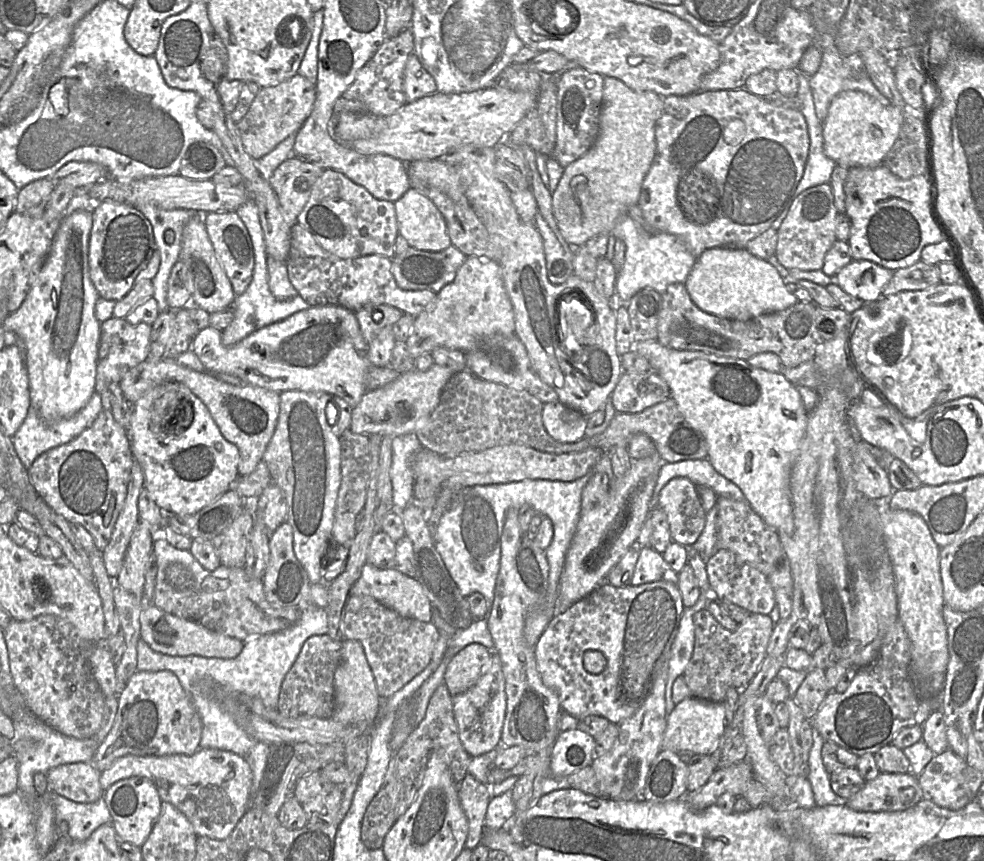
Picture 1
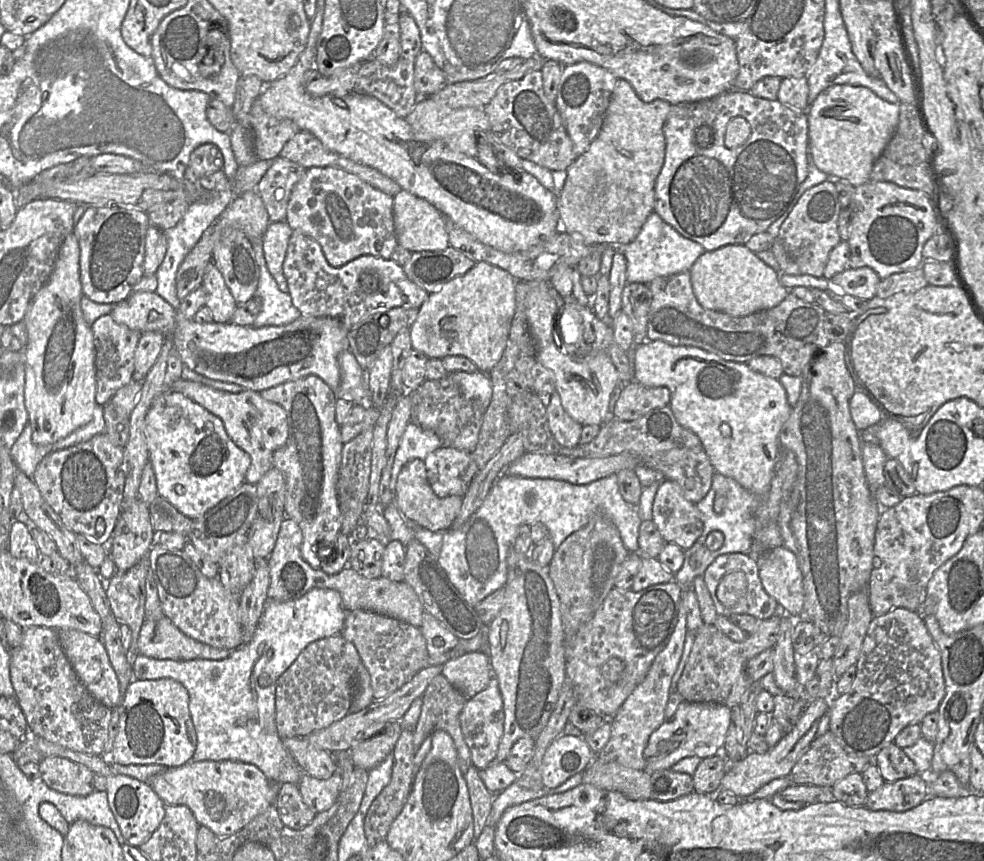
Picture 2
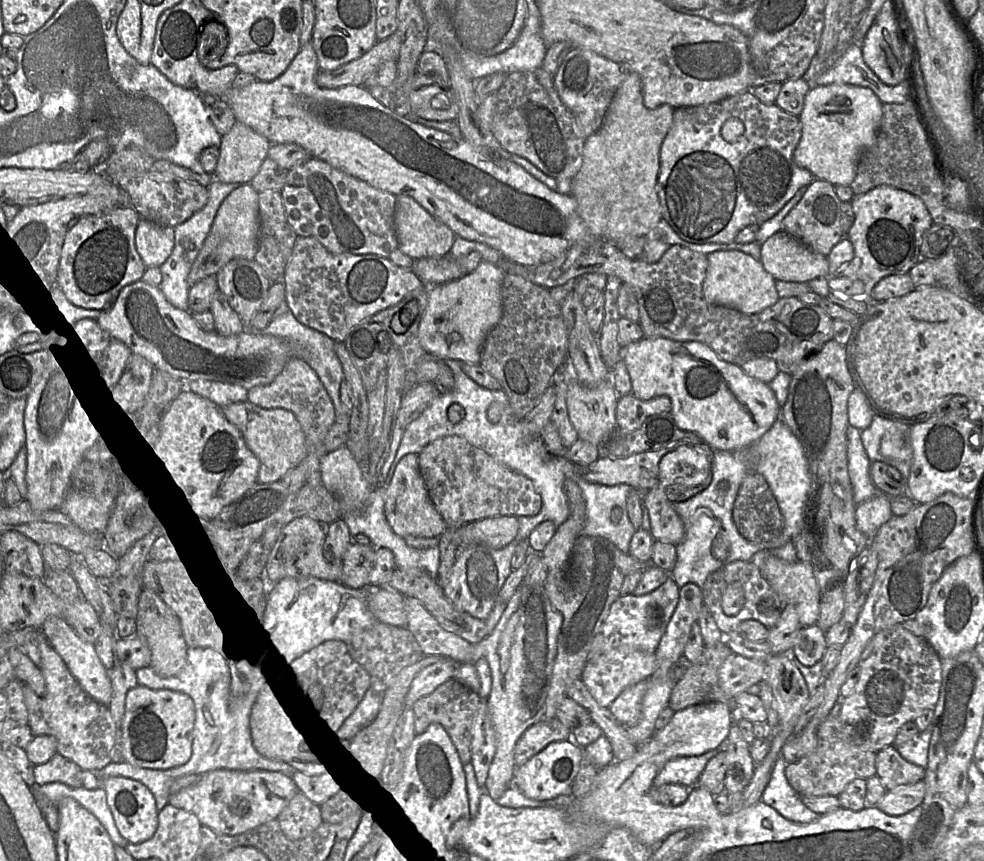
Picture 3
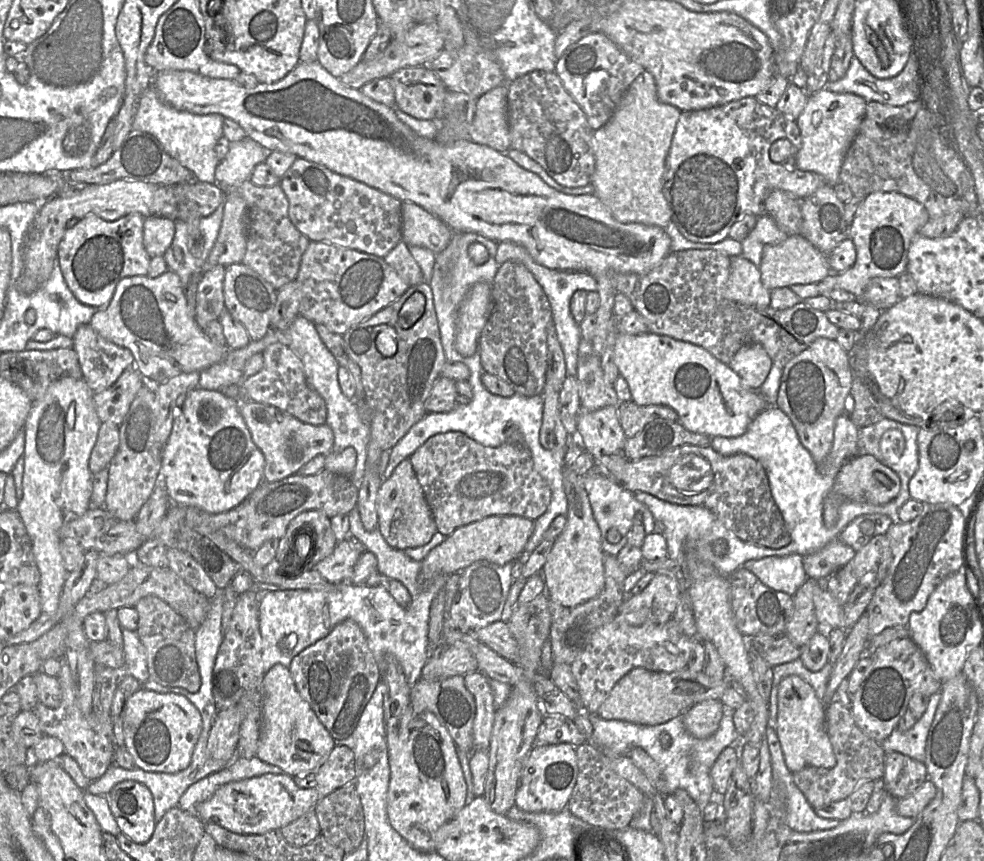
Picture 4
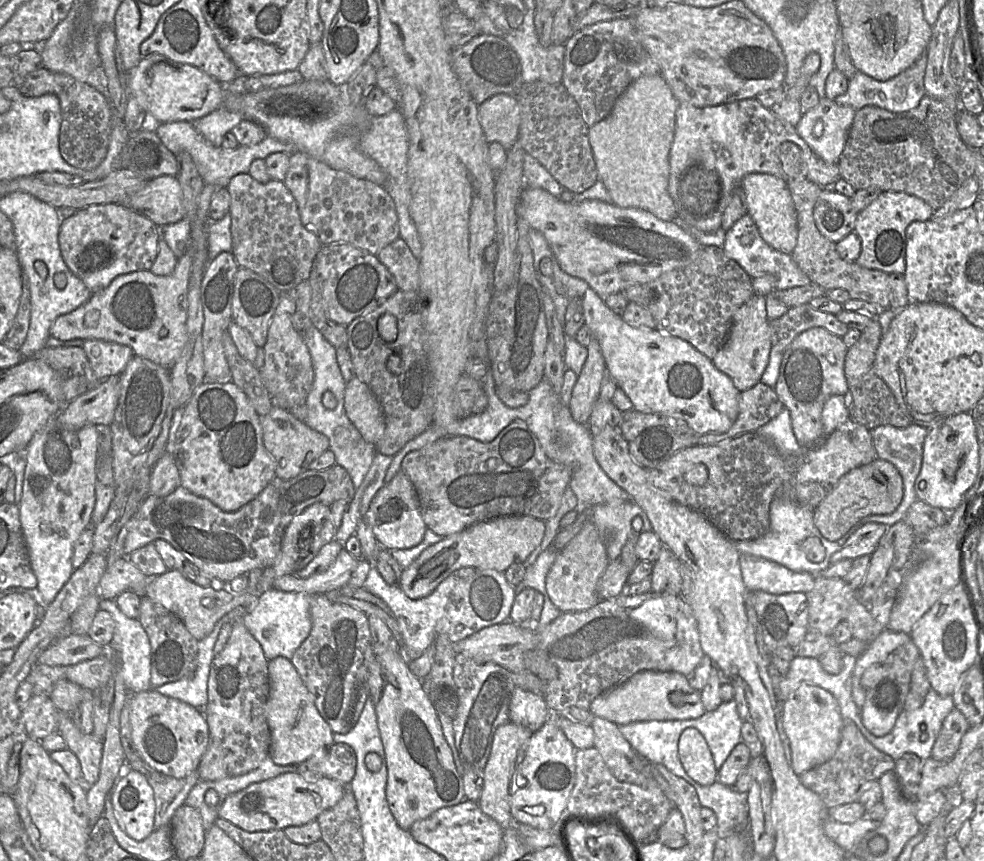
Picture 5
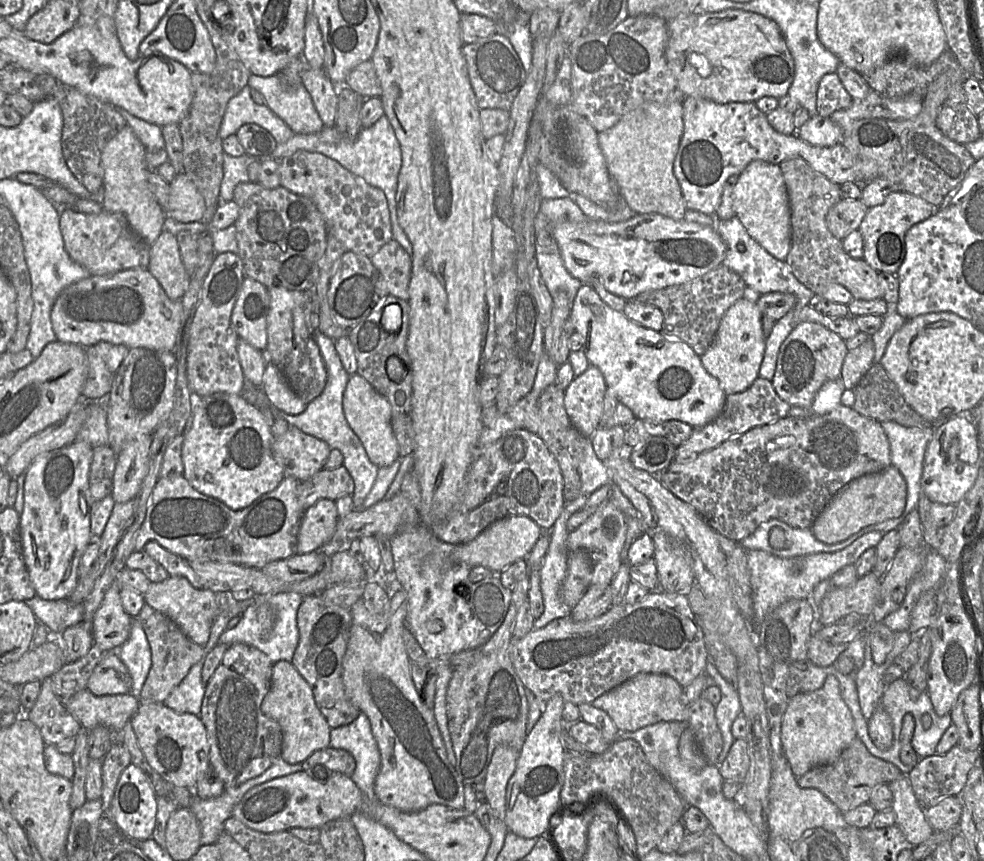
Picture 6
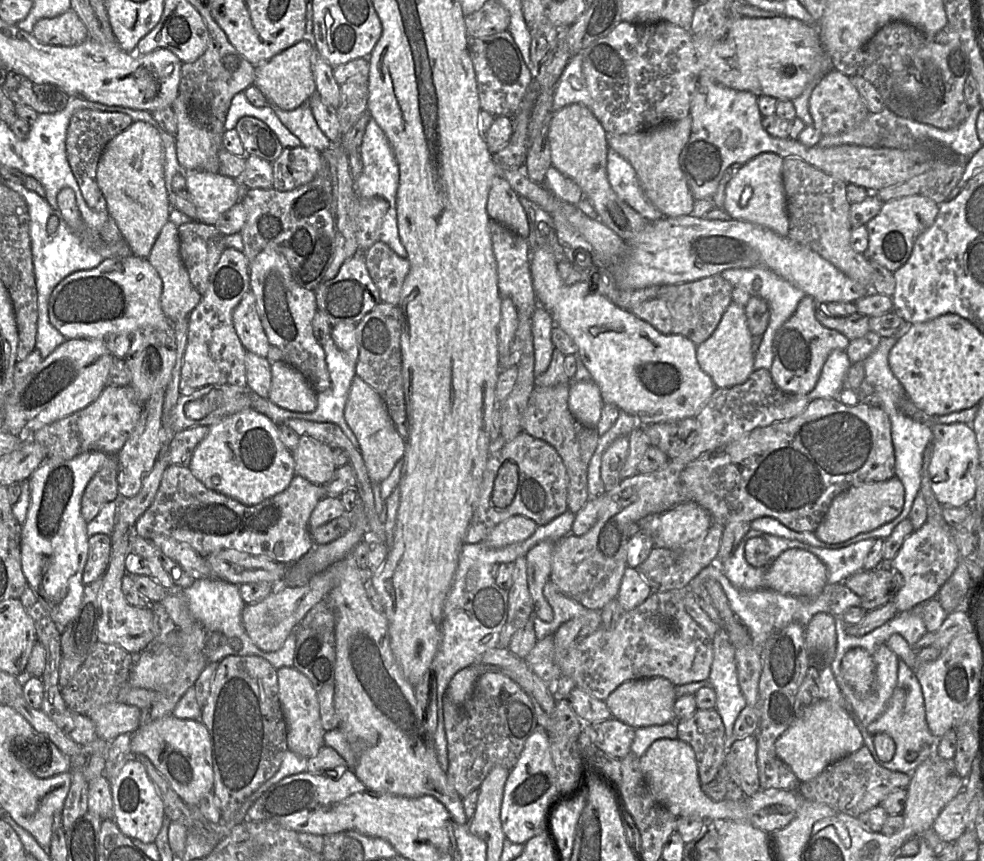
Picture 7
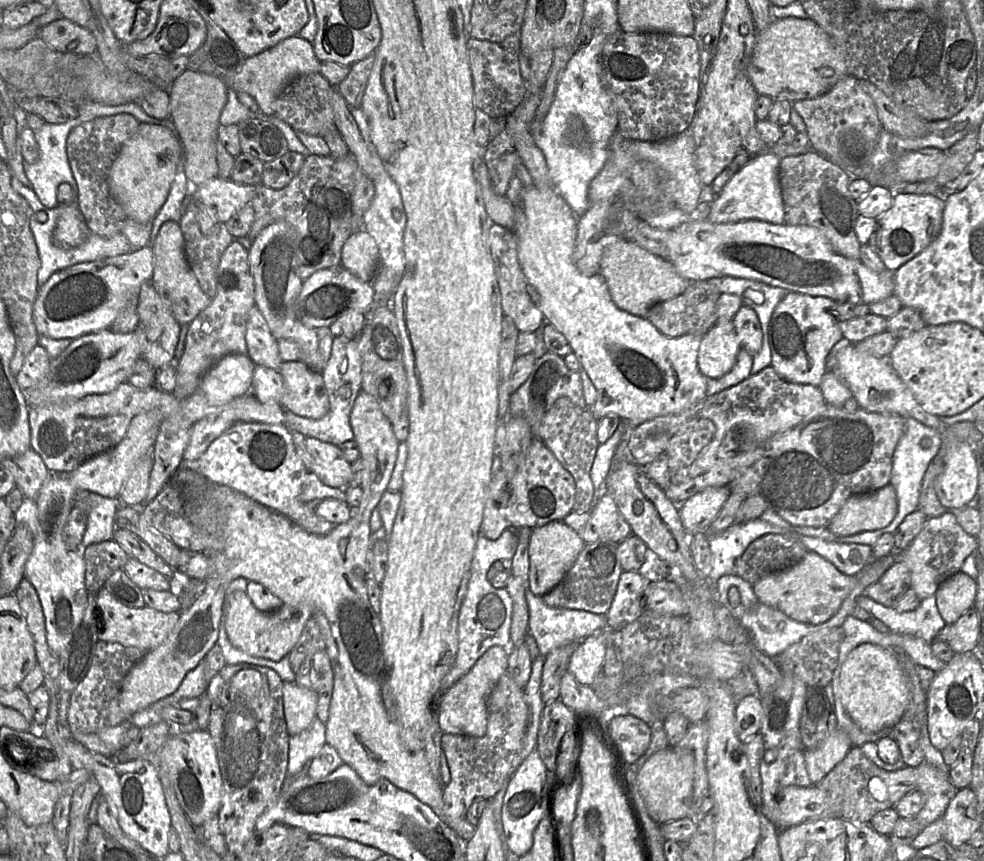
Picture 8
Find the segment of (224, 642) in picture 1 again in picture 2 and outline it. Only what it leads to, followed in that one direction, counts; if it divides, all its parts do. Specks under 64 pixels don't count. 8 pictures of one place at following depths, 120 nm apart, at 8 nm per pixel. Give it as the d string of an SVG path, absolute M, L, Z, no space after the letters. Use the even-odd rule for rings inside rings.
M167 617L144 621L136 651L149 658L172 660L223 660L231 653L230 650L215 648L186 636Z

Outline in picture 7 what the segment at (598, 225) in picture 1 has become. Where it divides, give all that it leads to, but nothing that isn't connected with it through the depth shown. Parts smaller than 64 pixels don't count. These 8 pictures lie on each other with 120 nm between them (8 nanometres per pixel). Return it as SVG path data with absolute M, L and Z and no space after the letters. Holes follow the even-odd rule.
M687 116L633 134L607 134L608 148L631 164L646 197L663 217L688 216L693 209L695 200L680 166L680 155L689 140L691 127L691 117Z

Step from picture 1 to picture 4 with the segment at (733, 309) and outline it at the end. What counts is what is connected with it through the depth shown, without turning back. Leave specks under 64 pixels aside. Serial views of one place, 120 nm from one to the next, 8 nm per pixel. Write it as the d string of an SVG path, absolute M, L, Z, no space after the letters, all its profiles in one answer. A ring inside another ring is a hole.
M741 255L730 257L730 274L724 298L755 308L767 308L770 294L761 281L759 267Z

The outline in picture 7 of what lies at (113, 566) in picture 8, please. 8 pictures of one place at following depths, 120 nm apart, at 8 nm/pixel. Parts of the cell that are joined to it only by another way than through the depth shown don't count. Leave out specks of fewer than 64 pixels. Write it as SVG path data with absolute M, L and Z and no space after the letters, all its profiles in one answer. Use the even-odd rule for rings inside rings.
M96 534L88 540L88 558L83 572L83 584L89 585L106 572L111 555L112 541L106 534Z

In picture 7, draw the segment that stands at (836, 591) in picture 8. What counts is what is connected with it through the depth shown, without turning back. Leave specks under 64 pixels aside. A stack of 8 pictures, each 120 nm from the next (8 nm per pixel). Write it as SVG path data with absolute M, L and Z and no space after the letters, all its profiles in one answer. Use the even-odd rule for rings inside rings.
M792 549L783 552L765 575L767 589L797 597L815 597L827 585L827 568L814 554Z

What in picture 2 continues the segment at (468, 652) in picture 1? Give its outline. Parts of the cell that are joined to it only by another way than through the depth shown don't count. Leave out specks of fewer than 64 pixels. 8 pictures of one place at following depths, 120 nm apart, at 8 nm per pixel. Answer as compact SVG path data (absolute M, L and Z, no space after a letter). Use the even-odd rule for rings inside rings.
M483 651L465 652L447 661L441 675L470 699L489 683L492 676L489 657Z

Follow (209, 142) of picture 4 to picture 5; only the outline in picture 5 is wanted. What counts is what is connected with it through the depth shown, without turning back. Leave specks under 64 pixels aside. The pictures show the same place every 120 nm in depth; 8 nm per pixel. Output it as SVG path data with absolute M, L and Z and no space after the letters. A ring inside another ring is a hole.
M221 106L205 117L193 122L194 128L211 144L220 147L224 136L244 118Z

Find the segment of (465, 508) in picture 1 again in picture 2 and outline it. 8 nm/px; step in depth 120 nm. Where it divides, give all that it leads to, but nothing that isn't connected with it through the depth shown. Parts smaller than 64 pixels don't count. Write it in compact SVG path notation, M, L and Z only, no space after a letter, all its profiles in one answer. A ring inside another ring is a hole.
M503 473L469 519L459 528L450 528L443 533L438 562L463 598L474 607L489 594L505 585L507 580L507 555L509 549L513 546L518 528L521 525L531 526L536 522L543 523L548 529L549 537L556 550L569 535L584 527L596 513L603 514L614 523L624 546L630 553L639 553L638 537L642 521L637 506L626 502L621 495L617 474L611 474L588 484L572 484L563 480L526 478ZM527 495L533 496L532 502L527 501Z

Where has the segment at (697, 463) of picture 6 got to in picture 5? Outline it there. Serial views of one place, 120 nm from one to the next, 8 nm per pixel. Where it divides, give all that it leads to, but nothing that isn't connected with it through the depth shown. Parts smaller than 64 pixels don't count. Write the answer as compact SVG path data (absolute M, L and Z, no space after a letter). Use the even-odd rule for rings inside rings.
M849 418L831 434L824 437L819 446L808 448L798 457L786 457L772 442L755 431L713 445L682 449L658 467L646 469L650 482L656 488L664 491L675 502L703 514L729 540L735 542L755 540L768 533L770 505L775 498L784 498L797 505L815 510L845 474L859 466L869 464L877 458L870 430ZM696 464L704 464L708 469L708 480L702 486L691 485L684 477L685 473Z

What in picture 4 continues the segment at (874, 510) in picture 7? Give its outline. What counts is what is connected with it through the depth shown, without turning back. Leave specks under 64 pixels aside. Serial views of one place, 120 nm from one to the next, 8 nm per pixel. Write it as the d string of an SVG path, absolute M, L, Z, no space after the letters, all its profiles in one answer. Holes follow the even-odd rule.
M860 452L847 460L835 477L833 487L824 499L823 522L826 527L833 527L838 520L839 507L846 500L864 500L874 505L884 505L898 495L900 488L900 477L895 471L873 455Z

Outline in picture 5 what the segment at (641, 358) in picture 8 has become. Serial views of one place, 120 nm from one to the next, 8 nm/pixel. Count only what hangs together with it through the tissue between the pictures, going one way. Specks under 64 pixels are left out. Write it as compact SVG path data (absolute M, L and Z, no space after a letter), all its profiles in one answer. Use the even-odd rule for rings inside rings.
M590 287L581 297L585 325L601 347L606 368L629 399L634 409L642 413L665 413L680 415L692 433L722 433L731 428L739 413L740 391L729 376L719 371L705 355L687 341L662 333L657 329L641 329L627 324L620 315L613 312L600 296Z

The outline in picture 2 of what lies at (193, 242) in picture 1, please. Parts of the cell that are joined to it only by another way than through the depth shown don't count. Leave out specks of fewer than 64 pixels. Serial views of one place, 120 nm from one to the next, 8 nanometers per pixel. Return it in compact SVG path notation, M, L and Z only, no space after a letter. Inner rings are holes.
M211 262L204 274L201 287L206 293L205 306L211 311L216 323L229 323L236 310L237 303L225 284L221 272Z

